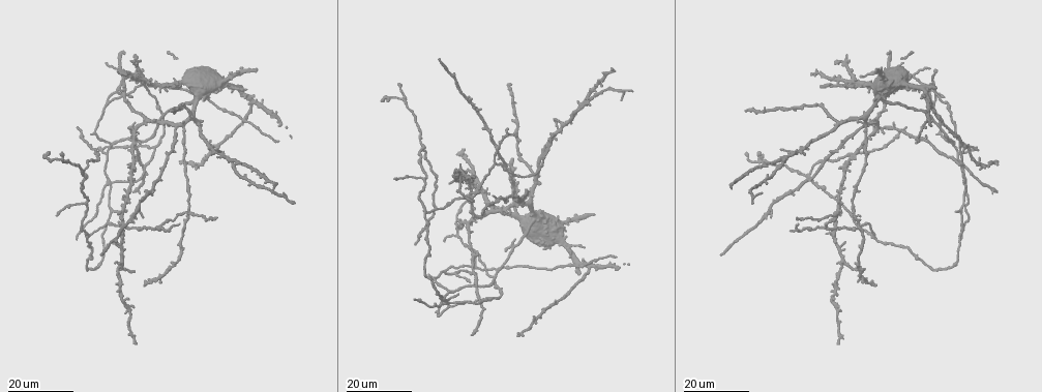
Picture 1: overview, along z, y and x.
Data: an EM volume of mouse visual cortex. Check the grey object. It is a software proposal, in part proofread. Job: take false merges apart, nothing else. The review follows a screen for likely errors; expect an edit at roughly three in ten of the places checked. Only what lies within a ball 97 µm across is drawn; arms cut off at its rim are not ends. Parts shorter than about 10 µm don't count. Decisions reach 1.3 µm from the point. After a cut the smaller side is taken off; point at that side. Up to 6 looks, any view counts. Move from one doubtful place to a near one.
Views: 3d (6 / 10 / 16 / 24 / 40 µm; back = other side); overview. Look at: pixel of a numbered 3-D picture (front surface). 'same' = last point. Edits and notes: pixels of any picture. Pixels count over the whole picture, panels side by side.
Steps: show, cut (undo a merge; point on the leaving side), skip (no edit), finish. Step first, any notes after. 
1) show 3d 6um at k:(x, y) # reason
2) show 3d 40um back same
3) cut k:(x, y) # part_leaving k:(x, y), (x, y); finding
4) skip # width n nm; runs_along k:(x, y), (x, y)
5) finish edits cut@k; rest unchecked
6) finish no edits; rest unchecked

show 3d 24um at 1:(111, 185) # thin arm on a thick one

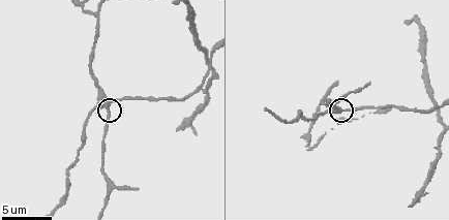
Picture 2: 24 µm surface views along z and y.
show 3d 10um at 2:(111, 103) # closer look

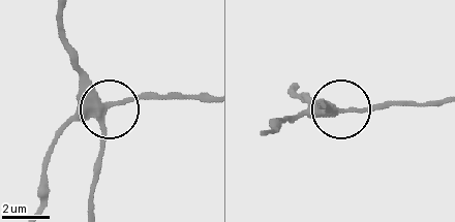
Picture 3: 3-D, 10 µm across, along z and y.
show 3d 6um at 3:(108, 109)

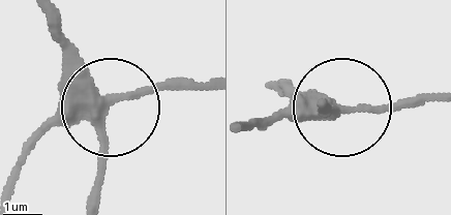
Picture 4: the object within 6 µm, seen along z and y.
skip # side_arm 28 um; runs_along 4:(271, 83), (356, 112), (436, 102); all the same neuron

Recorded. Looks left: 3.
show 3d 16um at 1:(449, 290) # thin arm on a thick one

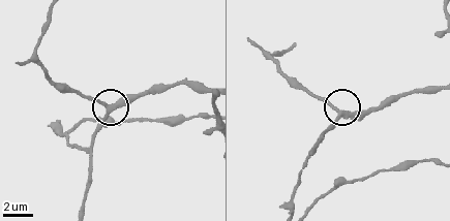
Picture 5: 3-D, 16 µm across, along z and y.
show 3d 6um at 5:(109, 108)

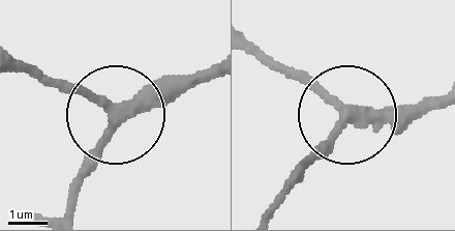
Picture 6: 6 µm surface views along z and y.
show 3d 6um back at 6:(347, 116) # from behind

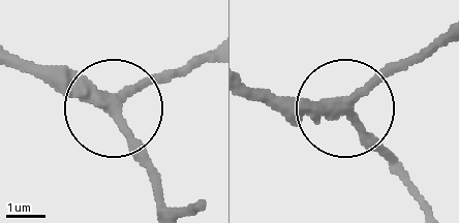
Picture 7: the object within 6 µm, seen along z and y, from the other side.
skip # arms 3; all the same neuron

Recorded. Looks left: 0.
finish no edits; rest unchecked

